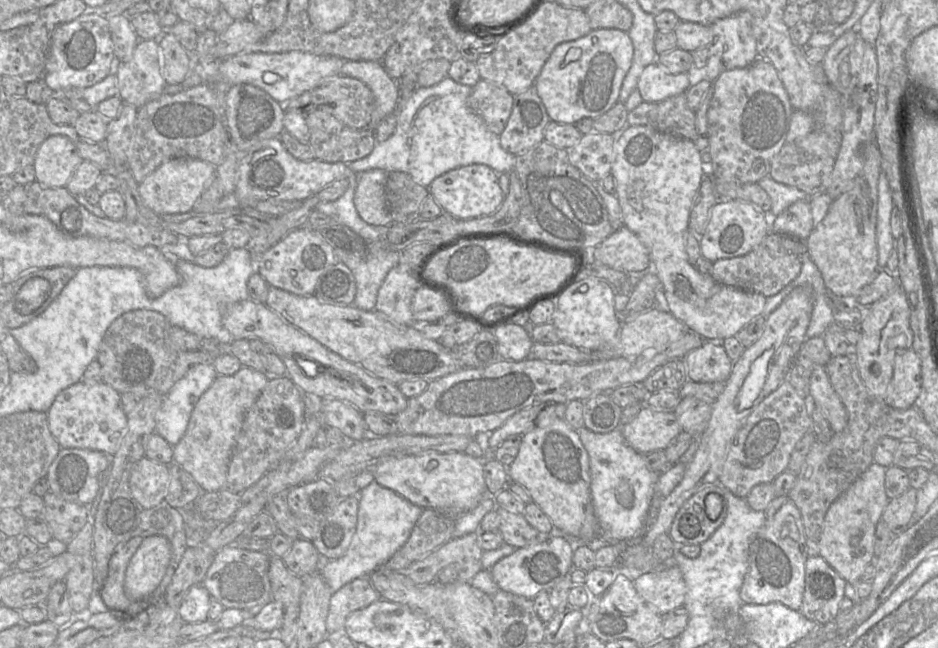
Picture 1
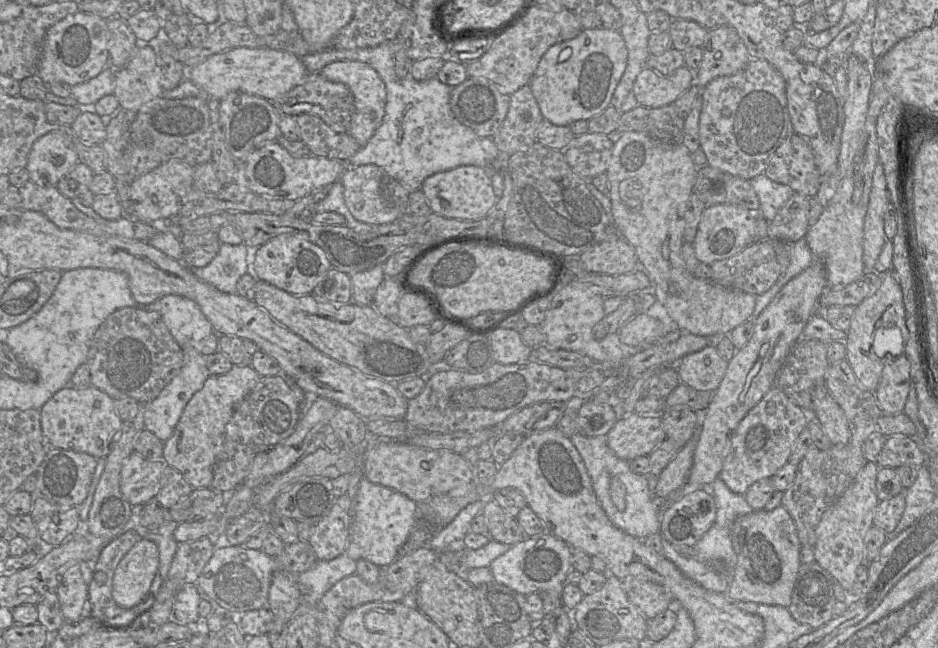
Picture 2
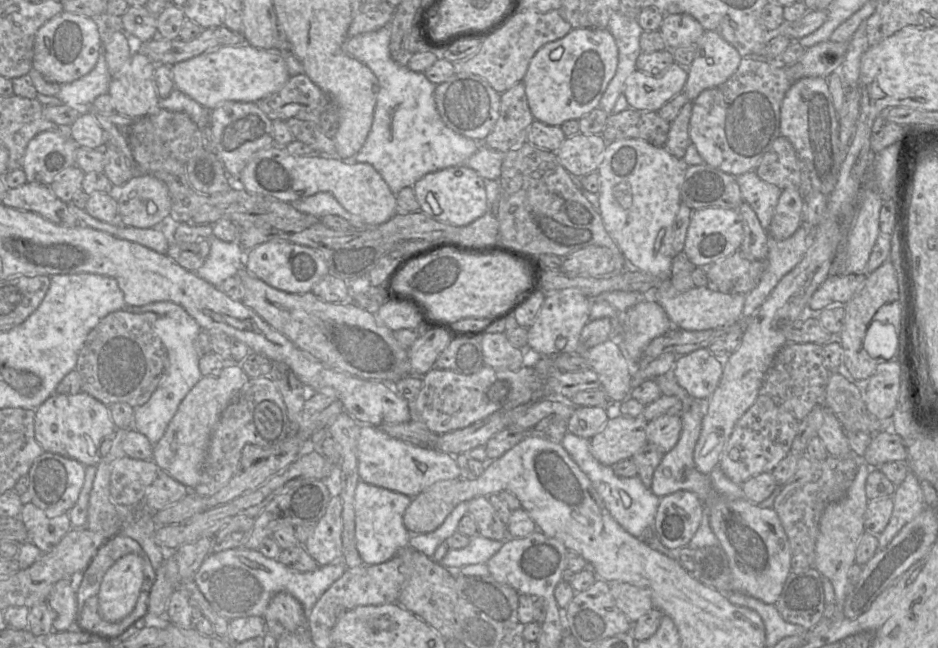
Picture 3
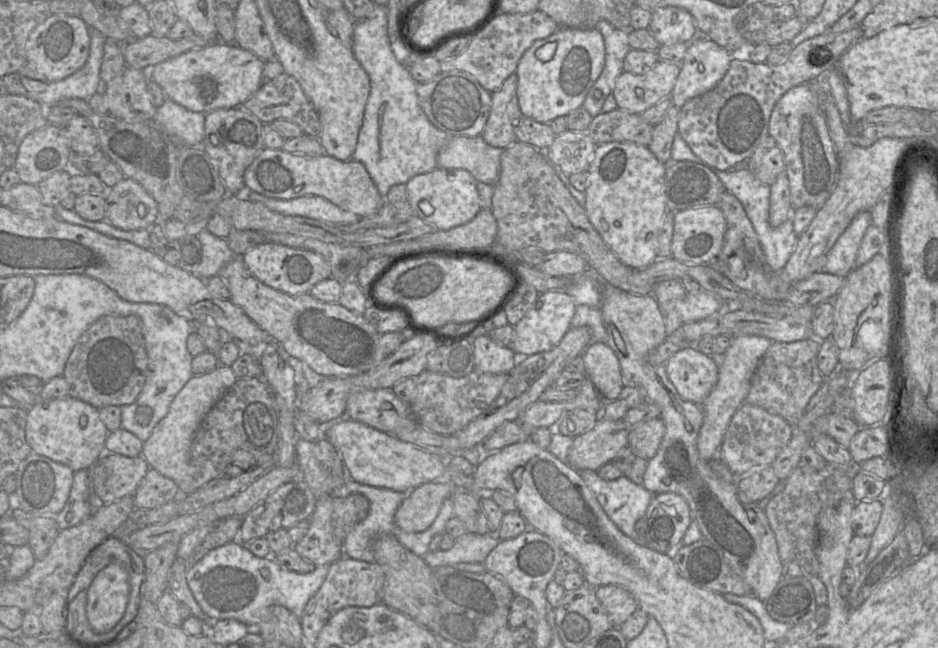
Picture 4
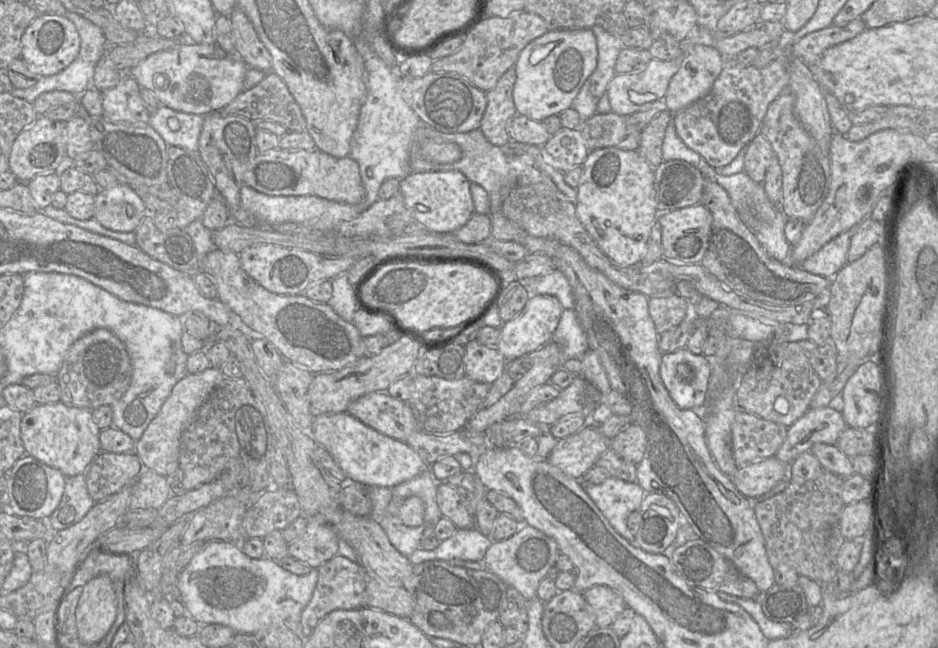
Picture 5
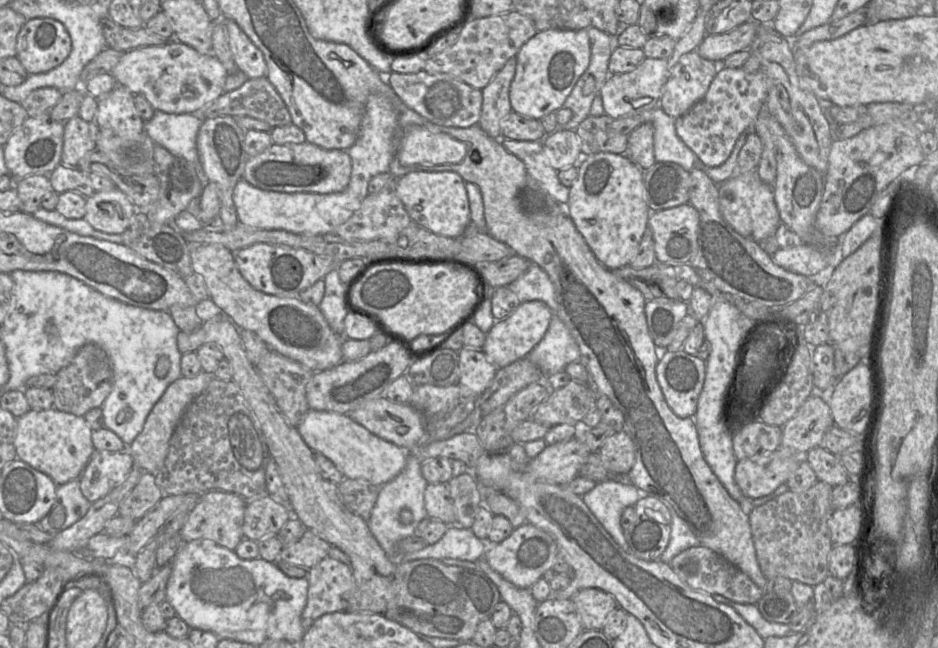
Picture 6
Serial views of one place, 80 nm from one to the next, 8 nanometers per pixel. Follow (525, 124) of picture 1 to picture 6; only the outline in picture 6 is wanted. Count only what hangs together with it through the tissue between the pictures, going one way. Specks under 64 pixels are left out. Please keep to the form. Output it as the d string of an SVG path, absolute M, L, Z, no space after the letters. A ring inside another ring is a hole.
M516 57L510 58L482 91L480 127L492 138L501 140L501 122L511 112L509 90L516 72Z

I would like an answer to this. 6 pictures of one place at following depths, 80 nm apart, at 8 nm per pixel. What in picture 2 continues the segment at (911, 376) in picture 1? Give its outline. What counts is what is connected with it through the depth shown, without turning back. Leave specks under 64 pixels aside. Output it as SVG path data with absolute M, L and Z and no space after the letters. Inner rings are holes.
M904 354L885 363L874 394L886 414L903 412L911 388L910 369L911 363Z

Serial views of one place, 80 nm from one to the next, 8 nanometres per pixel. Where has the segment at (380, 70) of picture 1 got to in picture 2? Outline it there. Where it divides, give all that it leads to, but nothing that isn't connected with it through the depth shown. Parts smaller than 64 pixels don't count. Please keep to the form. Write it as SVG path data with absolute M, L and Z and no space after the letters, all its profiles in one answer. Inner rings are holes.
M338 61L328 64L320 71L321 75L333 82L340 82L349 87L354 97L355 111L351 120L349 134L364 147L381 124L385 115L386 87L377 71L361 61Z

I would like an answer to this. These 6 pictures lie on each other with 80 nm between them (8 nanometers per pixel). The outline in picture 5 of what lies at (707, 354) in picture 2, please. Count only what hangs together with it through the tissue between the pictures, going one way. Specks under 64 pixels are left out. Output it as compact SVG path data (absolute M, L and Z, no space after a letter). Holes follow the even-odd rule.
M687 348L666 353L662 356L660 376L671 399L681 409L703 410L706 404L706 393L711 375L712 361L702 355L696 355Z

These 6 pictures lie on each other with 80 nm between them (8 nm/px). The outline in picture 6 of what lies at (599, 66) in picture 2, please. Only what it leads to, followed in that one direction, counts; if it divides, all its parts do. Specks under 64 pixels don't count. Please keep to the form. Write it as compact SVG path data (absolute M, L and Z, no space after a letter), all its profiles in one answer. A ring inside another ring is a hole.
M586 29L537 32L516 55L516 72L510 85L512 111L540 120L562 108L590 63L591 48Z

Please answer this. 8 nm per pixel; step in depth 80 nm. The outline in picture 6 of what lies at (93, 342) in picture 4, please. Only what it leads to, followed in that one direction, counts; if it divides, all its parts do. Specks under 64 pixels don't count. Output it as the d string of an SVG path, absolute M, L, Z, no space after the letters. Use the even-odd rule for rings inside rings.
M95 343L85 344L71 362L57 374L51 388L54 395L53 407L59 411L84 416L93 408L101 408L114 386L114 371L108 353Z

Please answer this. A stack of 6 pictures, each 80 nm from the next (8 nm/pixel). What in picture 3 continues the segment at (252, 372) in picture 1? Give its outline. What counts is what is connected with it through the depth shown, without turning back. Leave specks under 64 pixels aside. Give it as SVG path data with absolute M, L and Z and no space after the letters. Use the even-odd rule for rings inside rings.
M232 360L225 361L225 367L217 376L203 376L179 404L162 438L153 445L152 460L157 466L193 490L200 483L201 468L207 454L210 437L221 413L249 379L250 377L243 371L240 363Z

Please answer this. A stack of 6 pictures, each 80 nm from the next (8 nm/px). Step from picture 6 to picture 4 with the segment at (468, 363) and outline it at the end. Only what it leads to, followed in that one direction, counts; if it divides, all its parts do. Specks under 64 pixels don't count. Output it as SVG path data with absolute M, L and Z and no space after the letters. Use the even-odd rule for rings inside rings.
M488 335L472 341L474 348L475 370L492 374L508 374L515 366L515 352L501 345Z

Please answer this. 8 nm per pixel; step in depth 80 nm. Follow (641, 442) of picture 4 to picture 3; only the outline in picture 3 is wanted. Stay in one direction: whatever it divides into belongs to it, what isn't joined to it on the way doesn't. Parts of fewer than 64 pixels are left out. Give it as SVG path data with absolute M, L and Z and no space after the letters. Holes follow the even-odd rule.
M666 413L648 421L646 426L647 441L667 453L677 444L681 430L682 419L680 415Z

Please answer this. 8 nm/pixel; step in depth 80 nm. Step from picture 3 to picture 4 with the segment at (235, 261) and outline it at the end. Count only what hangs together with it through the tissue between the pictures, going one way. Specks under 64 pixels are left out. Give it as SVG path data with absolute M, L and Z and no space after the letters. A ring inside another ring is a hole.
M207 229L196 235L202 245L202 258L195 274L202 279L218 276L221 269L230 262L235 254L228 247L225 239L214 236Z

